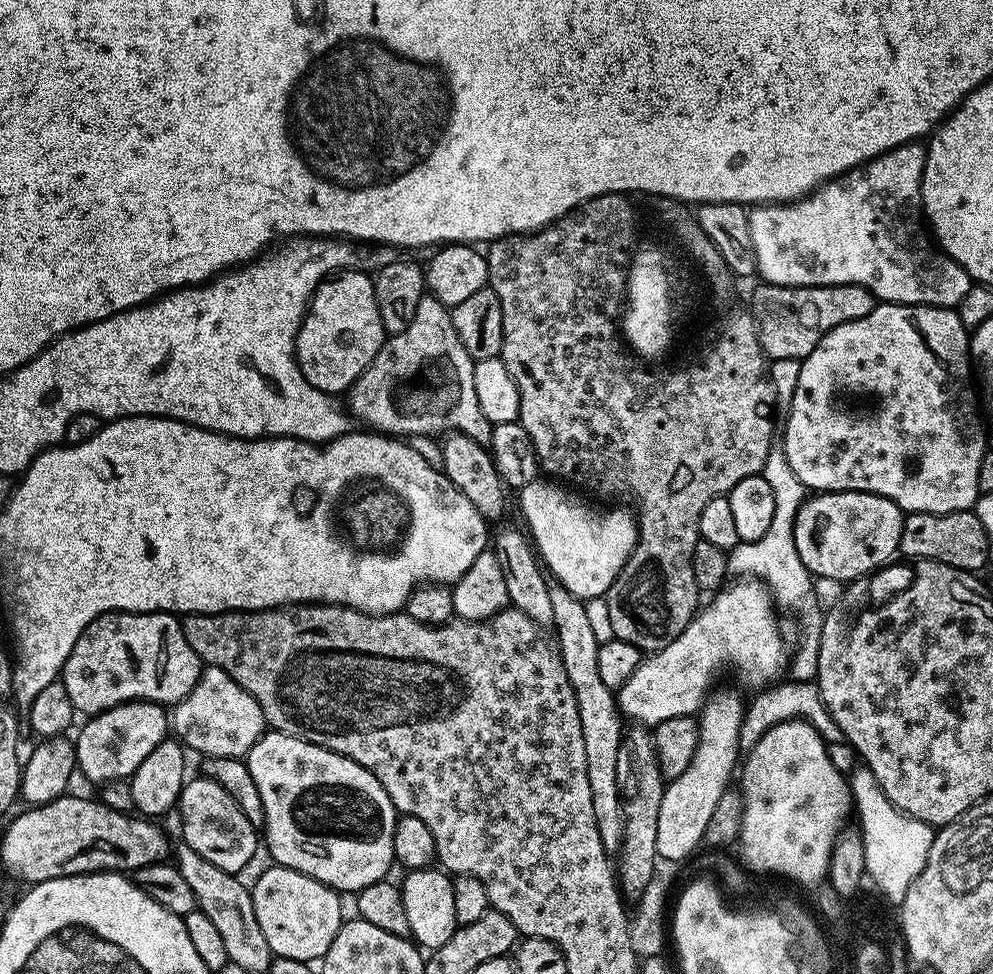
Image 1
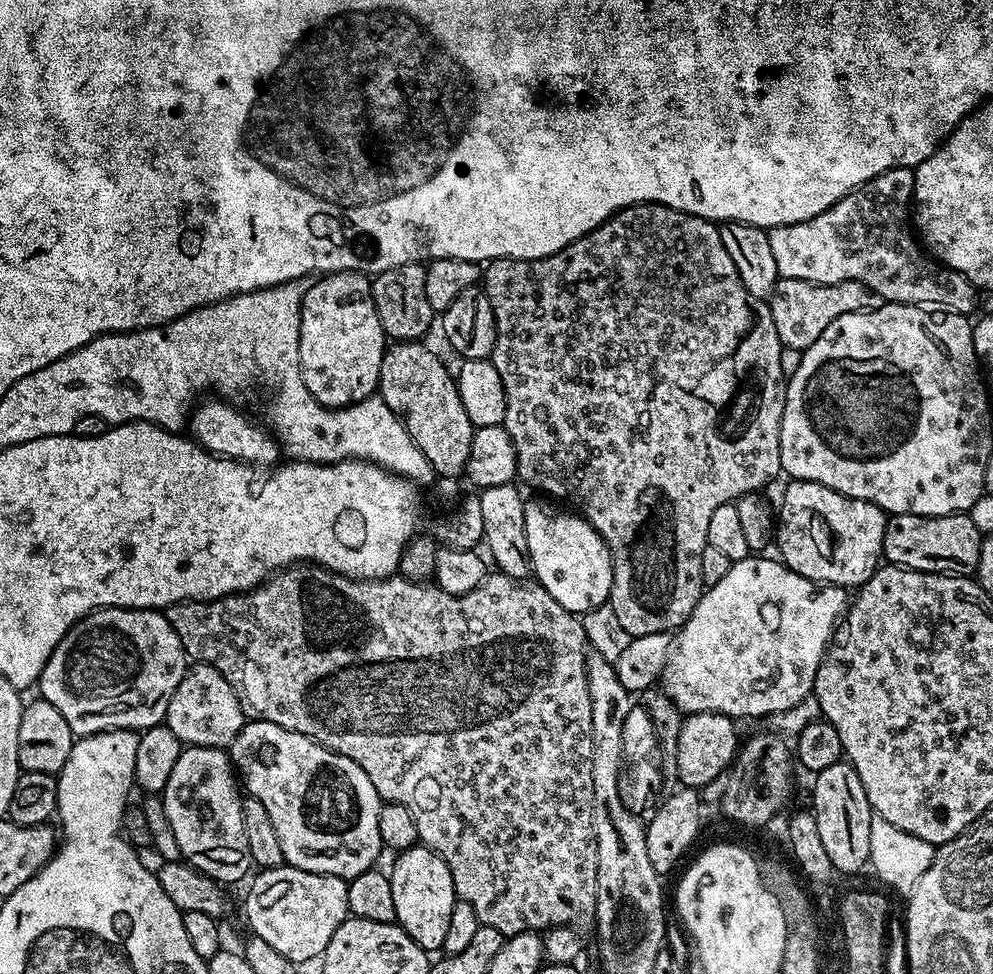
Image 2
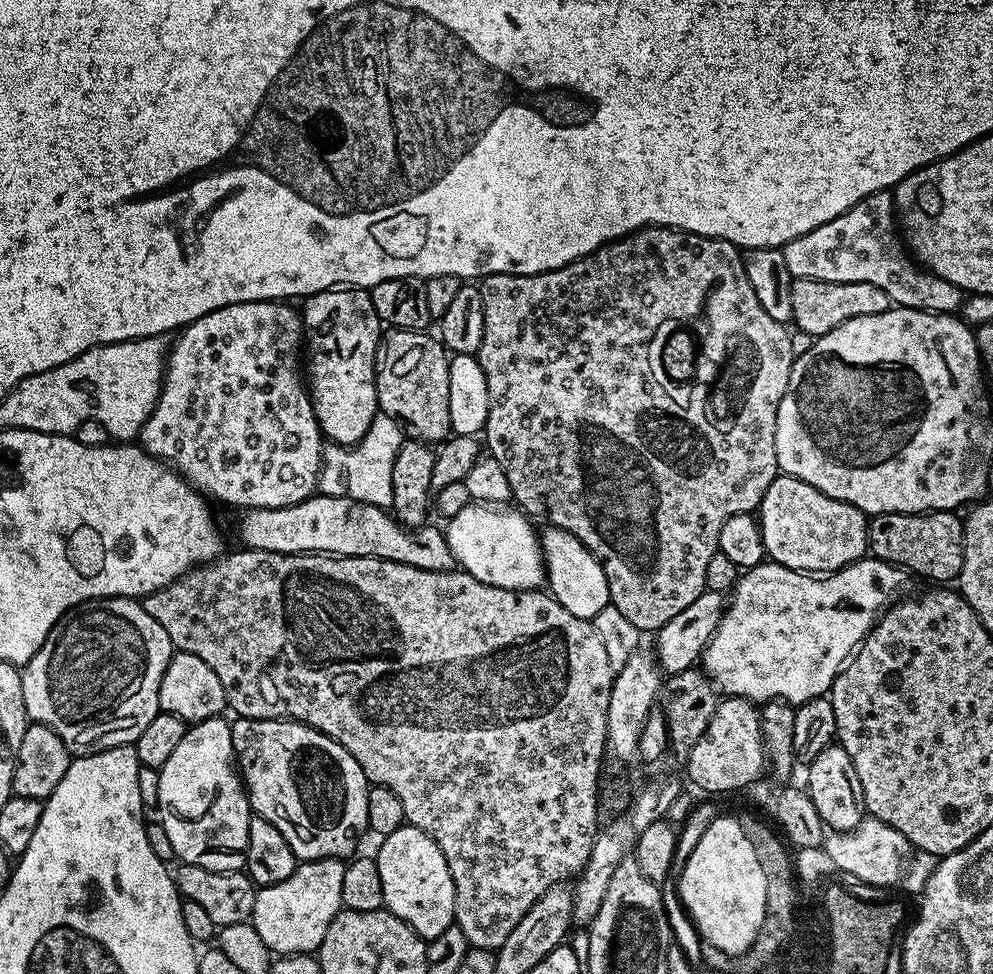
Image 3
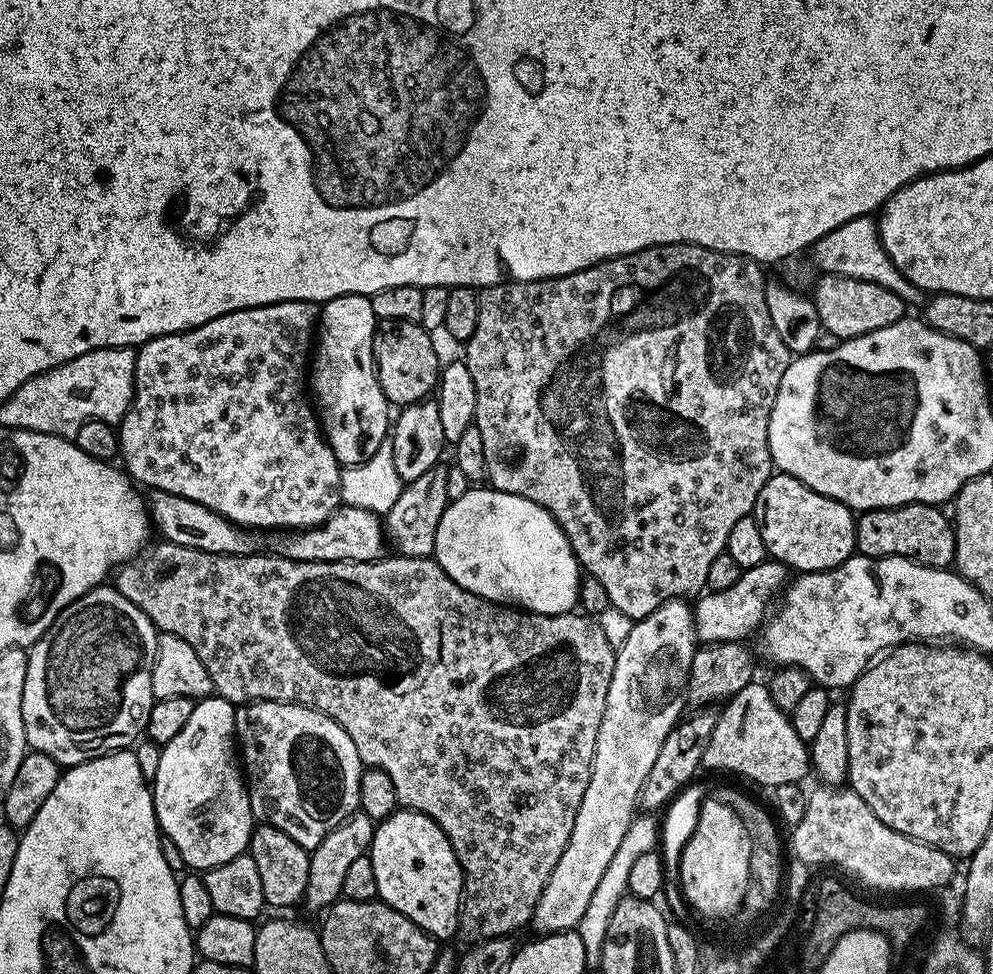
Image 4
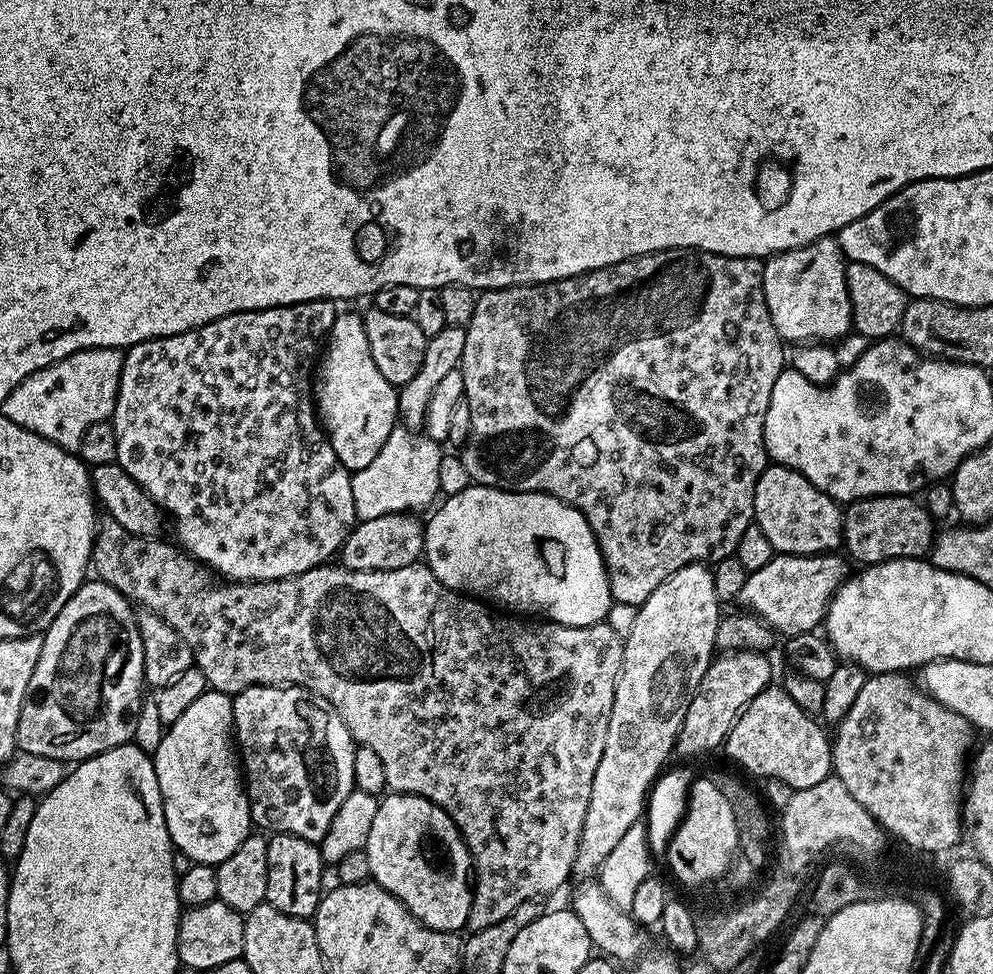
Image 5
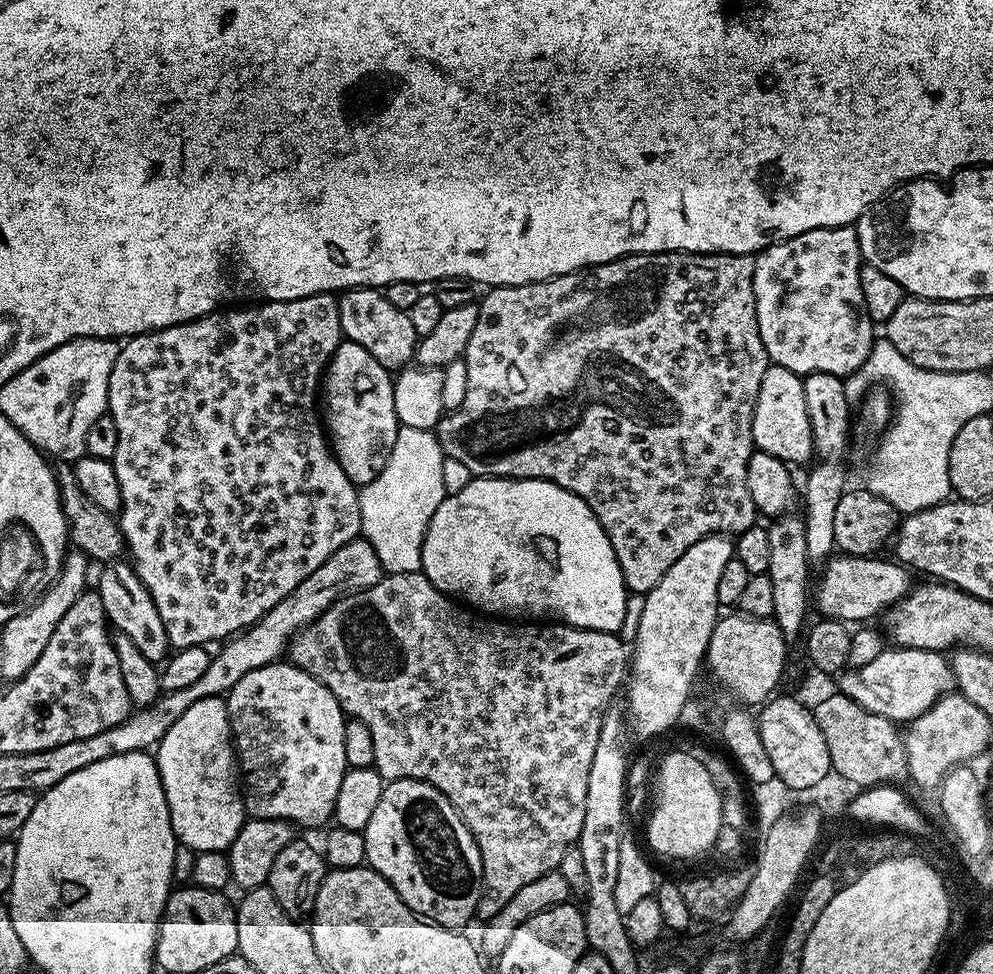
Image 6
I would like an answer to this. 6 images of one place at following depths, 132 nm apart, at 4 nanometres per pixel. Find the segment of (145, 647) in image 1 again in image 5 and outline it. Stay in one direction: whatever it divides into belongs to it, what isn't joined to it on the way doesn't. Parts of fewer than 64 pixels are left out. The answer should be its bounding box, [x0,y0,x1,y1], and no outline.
[16,578,145,762]

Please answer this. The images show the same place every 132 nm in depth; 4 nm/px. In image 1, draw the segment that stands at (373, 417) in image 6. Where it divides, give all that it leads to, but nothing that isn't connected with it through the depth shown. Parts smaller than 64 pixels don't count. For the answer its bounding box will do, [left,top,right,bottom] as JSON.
[296,271,386,394]

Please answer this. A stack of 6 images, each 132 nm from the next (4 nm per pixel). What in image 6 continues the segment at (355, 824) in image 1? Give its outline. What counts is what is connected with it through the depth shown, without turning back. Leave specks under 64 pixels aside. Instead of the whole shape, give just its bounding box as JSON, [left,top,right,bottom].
[226,662,349,828]

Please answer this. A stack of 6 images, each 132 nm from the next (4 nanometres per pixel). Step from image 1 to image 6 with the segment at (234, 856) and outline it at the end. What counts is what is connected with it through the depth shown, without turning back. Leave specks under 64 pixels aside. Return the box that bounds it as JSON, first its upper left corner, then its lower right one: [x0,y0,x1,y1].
[154,696,246,852]

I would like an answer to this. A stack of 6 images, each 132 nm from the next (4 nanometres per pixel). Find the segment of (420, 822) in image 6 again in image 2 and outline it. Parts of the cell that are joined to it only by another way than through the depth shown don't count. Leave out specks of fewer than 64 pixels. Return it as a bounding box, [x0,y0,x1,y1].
[388,846,458,954]

